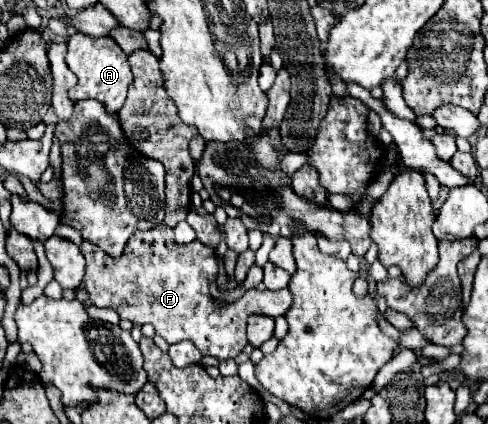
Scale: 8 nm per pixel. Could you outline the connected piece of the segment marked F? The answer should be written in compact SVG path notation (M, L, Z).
M164 224L156 226L148 232L136 232L136 236L132 236L132 240L128 240L124 254L118 258L108 256L104 250L96 248L94 244L90 246L88 242L80 244L80 252L86 258L84 286L90 292L90 302L94 306L112 308L118 312L118 316L122 320L130 320L132 324L152 324L156 328L156 334L160 334L168 344L174 344L180 340L192 340L202 354L210 354L220 360L236 358L242 352L242 348L248 344L248 340L246 340L248 316L252 316L252 314L262 314L262 316L270 316L270 318L284 316L284 312L292 304L292 294L288 292L288 288L262 290L262 292L252 288L252 290L244 292L242 302L232 302L232 304L220 306L210 294L210 284L218 276L218 260L216 260L214 248L206 246L198 240L194 240L190 244L176 244L172 228L168 228Z

